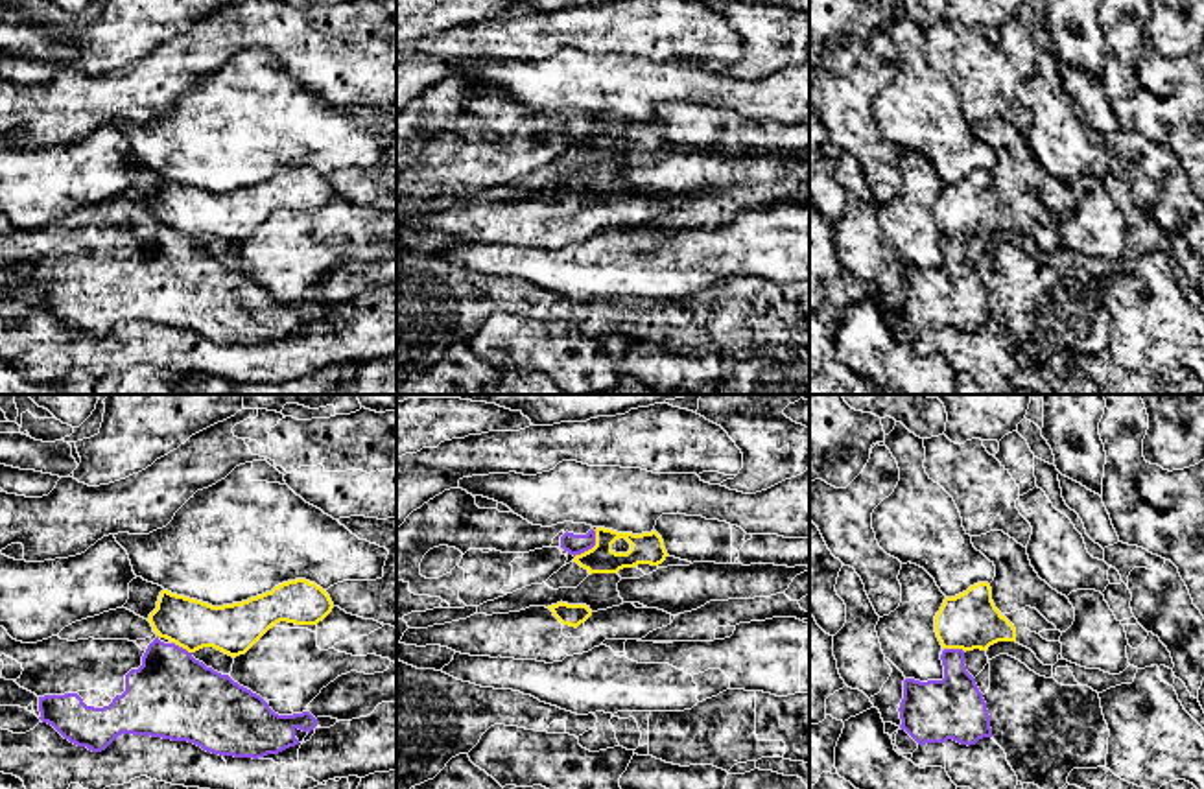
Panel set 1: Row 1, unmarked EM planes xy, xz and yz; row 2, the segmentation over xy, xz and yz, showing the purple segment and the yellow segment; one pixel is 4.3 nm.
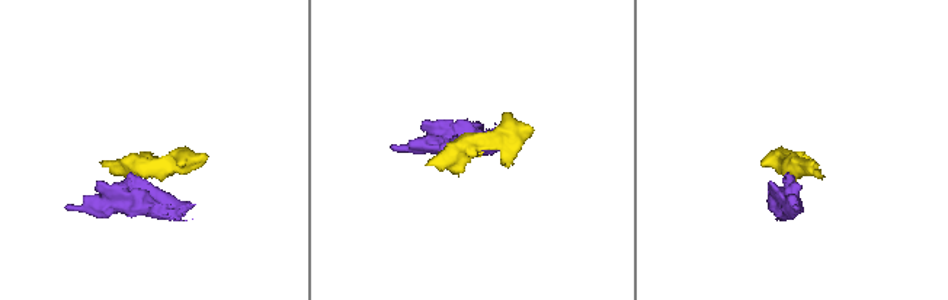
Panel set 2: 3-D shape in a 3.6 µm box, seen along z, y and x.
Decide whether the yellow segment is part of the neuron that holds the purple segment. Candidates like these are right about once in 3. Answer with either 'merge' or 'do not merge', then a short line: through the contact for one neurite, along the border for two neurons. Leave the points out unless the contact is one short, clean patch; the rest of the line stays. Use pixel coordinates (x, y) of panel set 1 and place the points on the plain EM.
do not merge | xz (596, 118), (596, 129), (574, 142)

